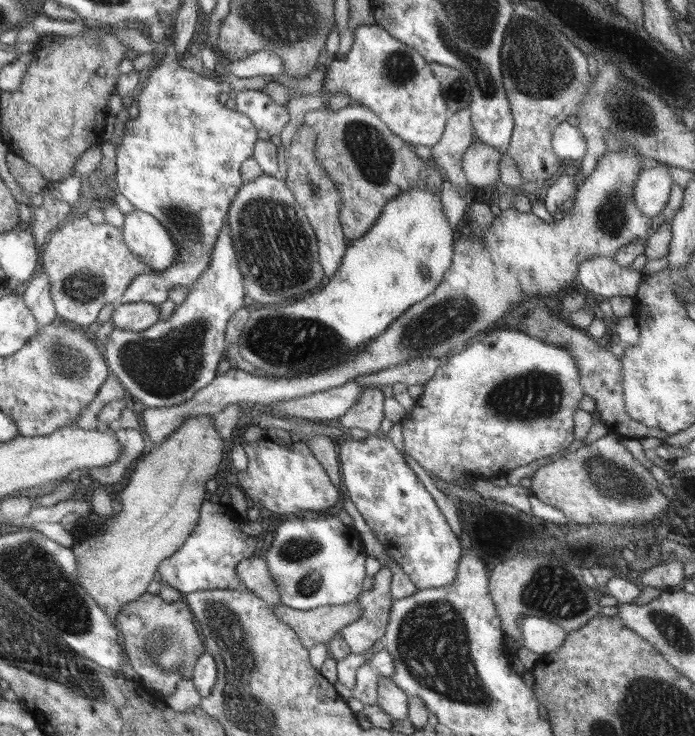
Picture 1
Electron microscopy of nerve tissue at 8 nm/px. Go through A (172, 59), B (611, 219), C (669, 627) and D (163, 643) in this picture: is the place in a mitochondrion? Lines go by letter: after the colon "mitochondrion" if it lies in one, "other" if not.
A: other
B: mitochondrion
C: mitochondrion
D: mitochondrion

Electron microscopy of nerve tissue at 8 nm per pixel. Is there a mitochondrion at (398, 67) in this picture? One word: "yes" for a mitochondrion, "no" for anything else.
yes

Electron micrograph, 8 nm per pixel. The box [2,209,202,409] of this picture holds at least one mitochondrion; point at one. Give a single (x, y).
(66, 363)

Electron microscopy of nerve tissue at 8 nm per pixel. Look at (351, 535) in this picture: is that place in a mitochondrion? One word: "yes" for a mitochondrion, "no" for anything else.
no

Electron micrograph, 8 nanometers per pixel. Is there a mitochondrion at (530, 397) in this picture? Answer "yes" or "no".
yes

